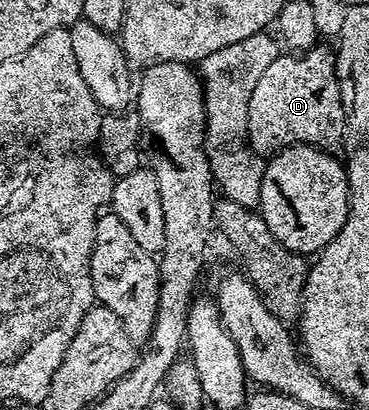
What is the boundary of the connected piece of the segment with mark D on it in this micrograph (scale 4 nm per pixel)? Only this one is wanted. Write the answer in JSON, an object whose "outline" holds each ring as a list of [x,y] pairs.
{"outline":[[[316,43],[298,55],[280,55],[269,63],[261,79],[257,79],[257,87],[253,87],[253,95],[249,95],[247,108],[247,143],[254,153],[274,155],[290,145],[311,145],[324,151],[344,148],[347,110],[339,90],[339,81],[335,78],[335,54],[323,45],[326,44]]]}

